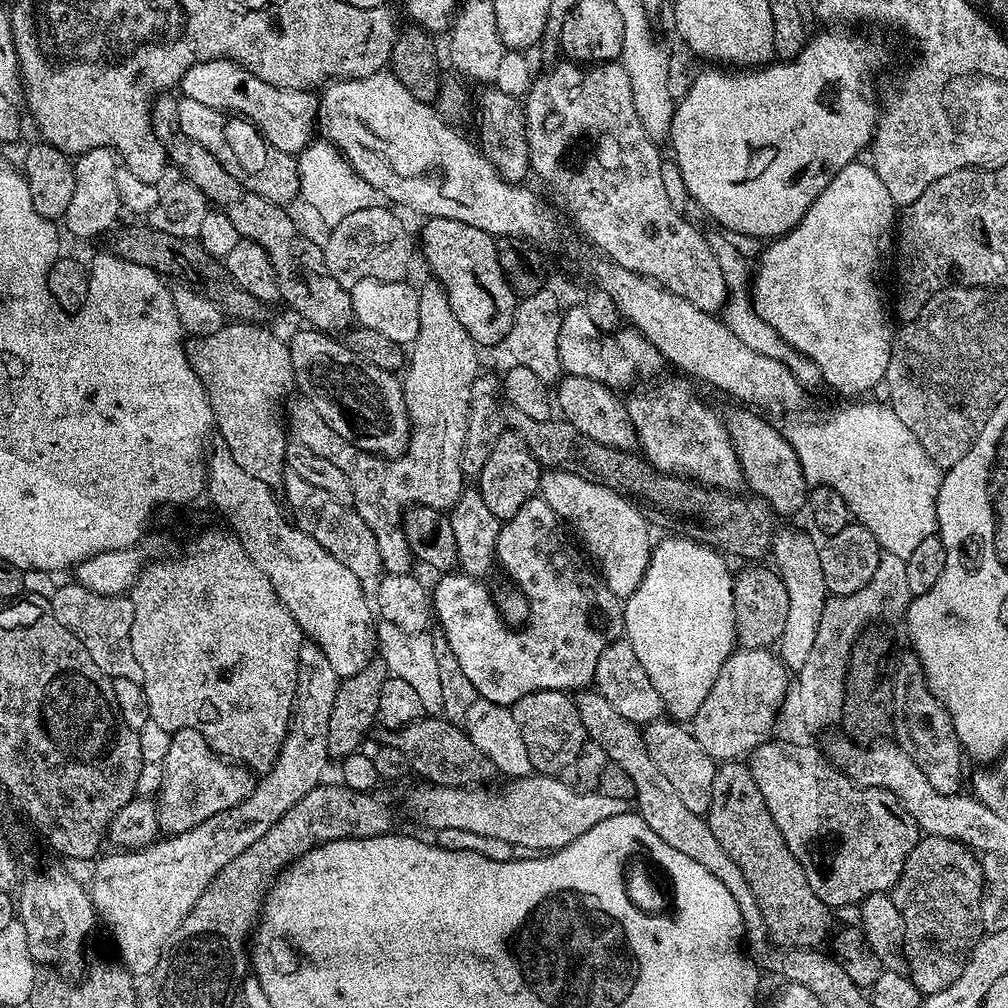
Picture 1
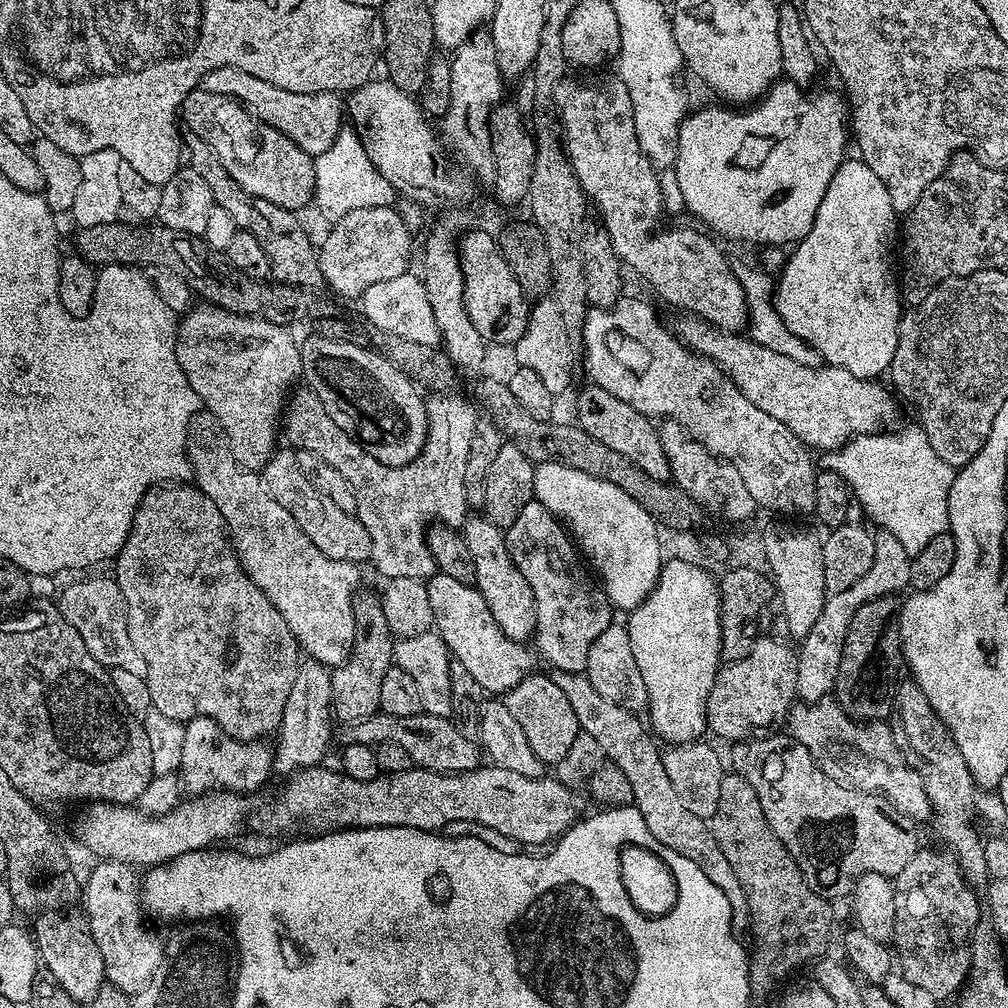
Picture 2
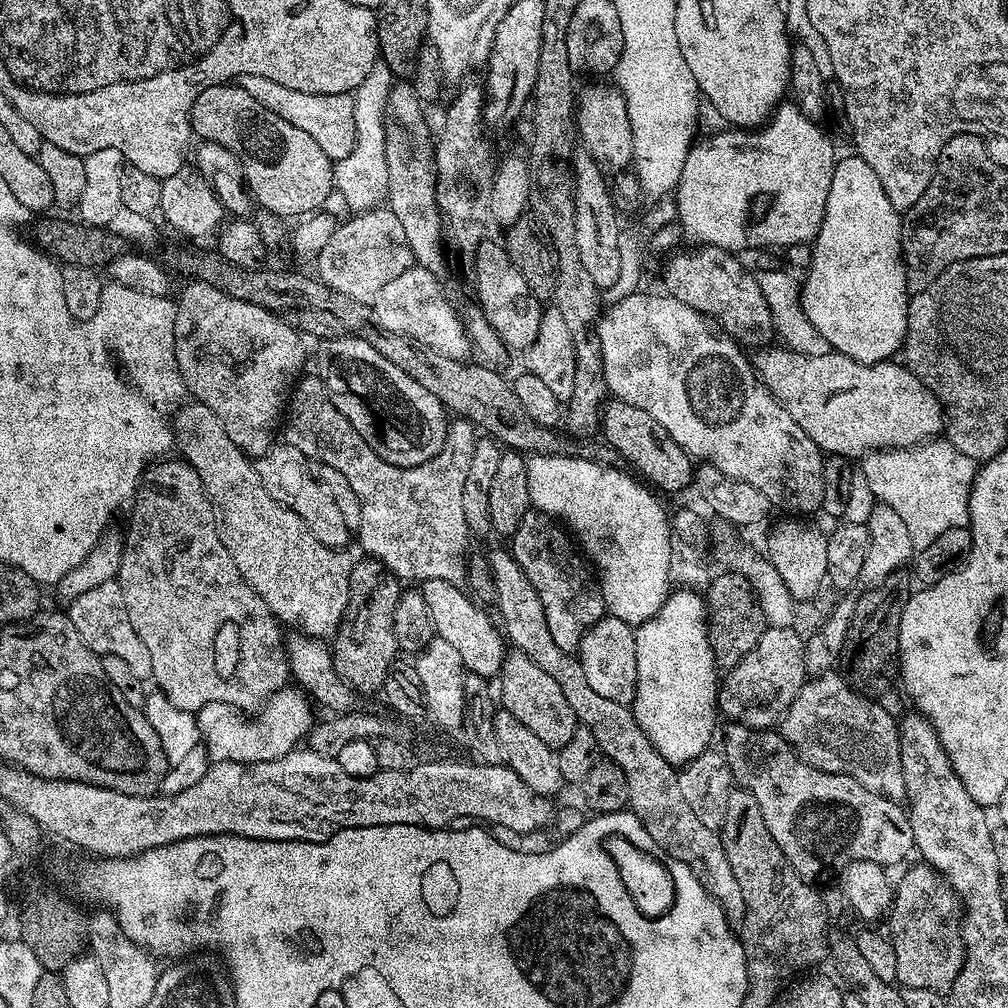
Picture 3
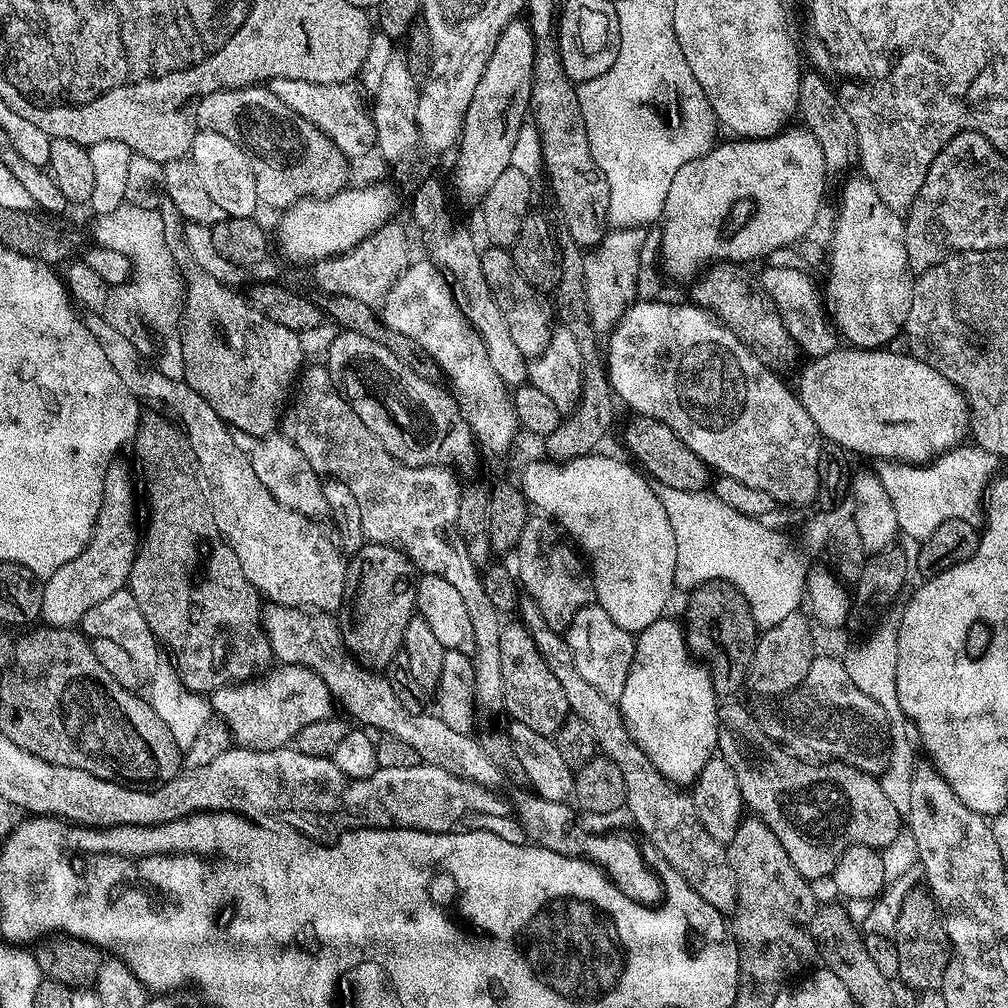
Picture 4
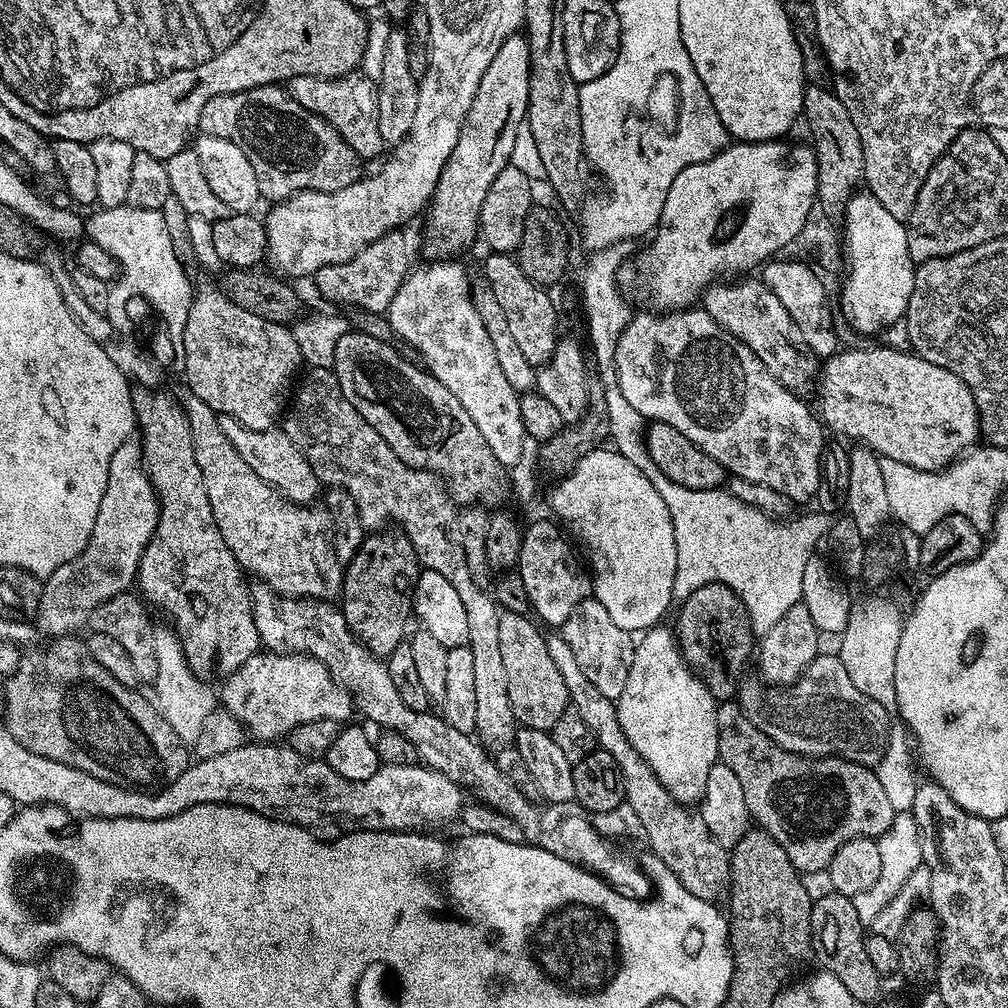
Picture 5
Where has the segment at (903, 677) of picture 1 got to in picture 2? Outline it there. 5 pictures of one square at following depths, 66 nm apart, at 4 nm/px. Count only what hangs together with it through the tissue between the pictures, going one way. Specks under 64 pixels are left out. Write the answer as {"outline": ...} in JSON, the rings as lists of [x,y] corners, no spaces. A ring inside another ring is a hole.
{"outline":[[[905,680],[893,691],[892,712],[888,719],[895,745],[903,754],[908,768],[913,769],[922,778],[927,797],[931,800],[936,832],[949,844],[944,843],[960,864],[965,879],[973,886],[979,886],[980,883],[983,885],[989,879],[989,874],[984,840],[971,824],[975,811],[973,796],[976,791],[973,776],[966,766],[966,760],[962,758],[962,752],[953,742],[951,732],[930,706],[926,694],[923,694],[914,680]]]}

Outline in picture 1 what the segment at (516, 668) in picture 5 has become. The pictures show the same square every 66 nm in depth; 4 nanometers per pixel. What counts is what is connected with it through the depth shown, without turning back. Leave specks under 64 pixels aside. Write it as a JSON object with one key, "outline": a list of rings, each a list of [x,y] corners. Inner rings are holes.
{"outline":[[[538,690],[518,698],[518,702],[511,705],[514,722],[518,722],[518,730],[522,730],[522,742],[526,742],[526,754],[530,754],[533,769],[541,776],[560,776],[578,758],[582,746],[589,743],[588,731],[582,726],[582,718],[578,718],[576,701],[569,693],[558,690]]]}

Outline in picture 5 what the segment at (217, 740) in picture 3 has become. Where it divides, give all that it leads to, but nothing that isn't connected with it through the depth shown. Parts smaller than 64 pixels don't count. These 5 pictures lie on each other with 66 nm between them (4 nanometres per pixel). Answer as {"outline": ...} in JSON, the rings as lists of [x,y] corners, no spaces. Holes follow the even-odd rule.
{"outline":[[[265,651],[251,656],[236,672],[231,672],[218,688],[223,709],[233,715],[256,742],[280,742],[302,722],[335,720],[348,722],[354,705],[348,691],[337,684],[328,667],[313,656],[277,654]]]}

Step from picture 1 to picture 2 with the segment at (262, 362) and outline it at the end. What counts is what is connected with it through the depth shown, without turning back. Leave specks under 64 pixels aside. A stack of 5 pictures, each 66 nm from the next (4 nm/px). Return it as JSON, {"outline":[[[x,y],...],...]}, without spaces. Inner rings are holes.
{"outline":[[[197,303],[179,317],[176,326],[178,365],[186,374],[186,382],[198,394],[201,405],[222,426],[228,439],[230,454],[243,468],[262,470],[277,451],[276,432],[282,428],[282,413],[294,385],[301,379],[300,344],[283,324],[266,322],[257,316],[243,316],[224,310],[216,304]]]}

